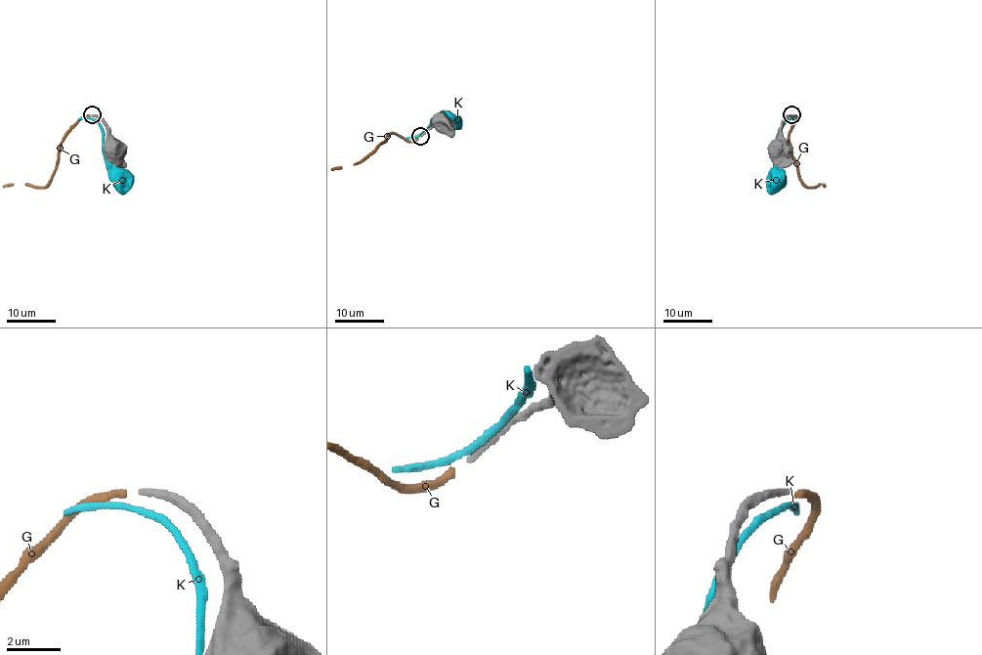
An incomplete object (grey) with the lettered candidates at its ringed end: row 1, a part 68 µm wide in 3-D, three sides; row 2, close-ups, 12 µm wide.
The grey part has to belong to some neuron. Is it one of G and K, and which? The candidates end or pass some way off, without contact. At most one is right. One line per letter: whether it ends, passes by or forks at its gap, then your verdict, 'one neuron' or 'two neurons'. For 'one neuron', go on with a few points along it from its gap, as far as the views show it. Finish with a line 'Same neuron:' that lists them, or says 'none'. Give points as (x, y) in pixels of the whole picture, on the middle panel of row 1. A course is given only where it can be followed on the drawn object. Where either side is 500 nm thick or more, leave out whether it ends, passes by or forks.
G: it ends | one neuron
K: it passes by | two neurons
Same neuron: G

